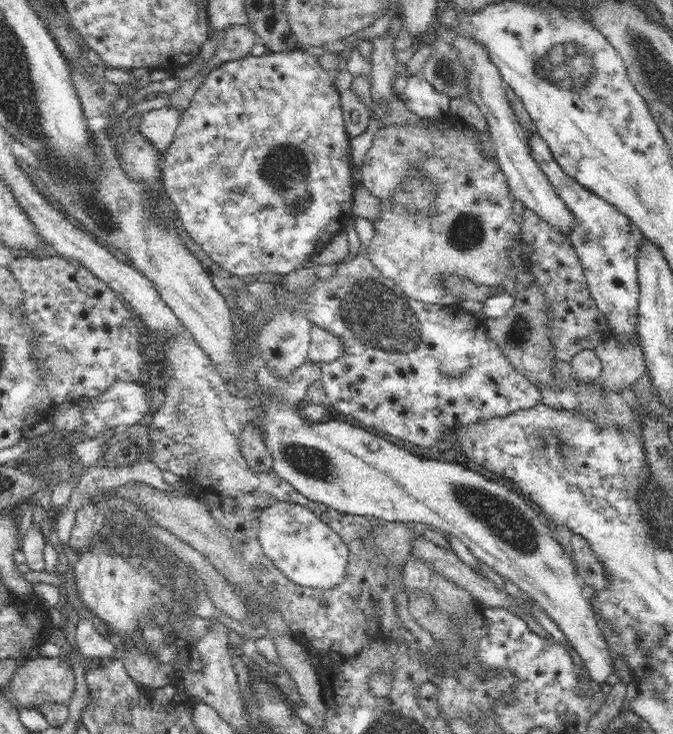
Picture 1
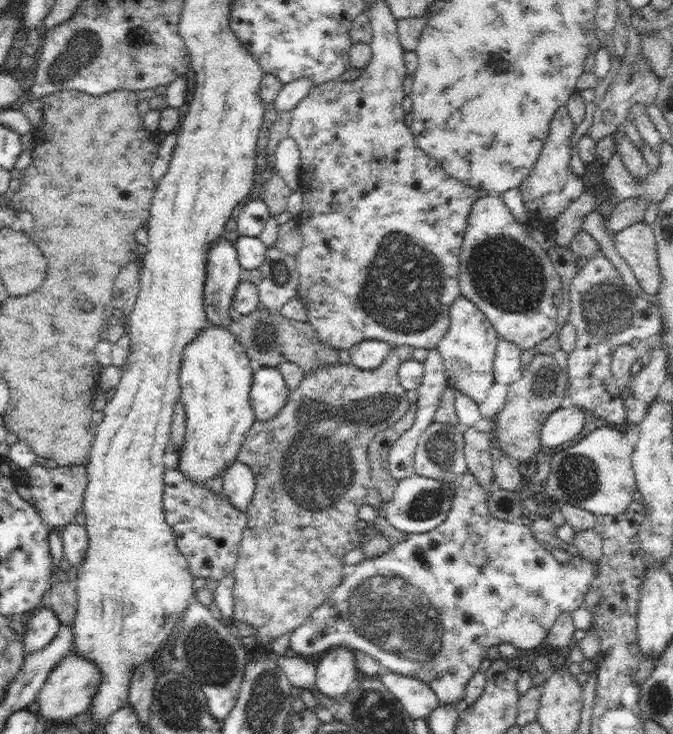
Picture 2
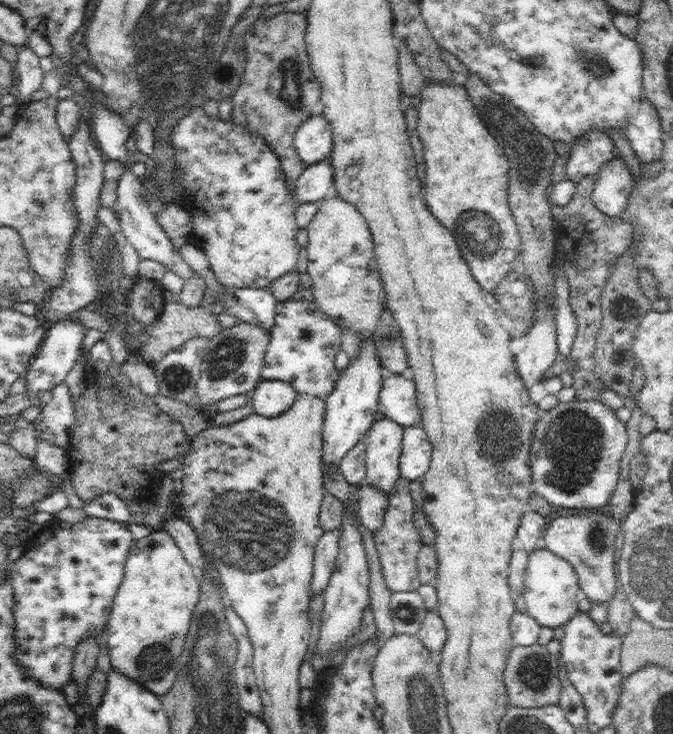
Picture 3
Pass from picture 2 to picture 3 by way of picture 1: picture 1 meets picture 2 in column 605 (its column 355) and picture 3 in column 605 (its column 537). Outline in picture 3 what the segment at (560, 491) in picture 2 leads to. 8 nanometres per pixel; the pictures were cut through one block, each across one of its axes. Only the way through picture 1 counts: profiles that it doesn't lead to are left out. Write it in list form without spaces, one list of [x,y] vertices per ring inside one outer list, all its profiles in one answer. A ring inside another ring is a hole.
[[[609,506],[605,508],[589,508],[587,514],[585,512],[575,512],[575,514],[565,514],[565,516],[557,516],[555,520],[549,520],[547,522],[547,530],[545,530],[545,536],[543,536],[543,546],[563,558],[575,572],[577,580],[579,580],[579,592],[581,596],[587,596],[593,602],[601,602],[601,604],[609,604],[609,600],[613,598],[615,594],[615,588],[617,588],[617,564],[615,564],[615,538],[617,534],[621,532],[621,520],[617,520],[611,512],[609,512]]]

